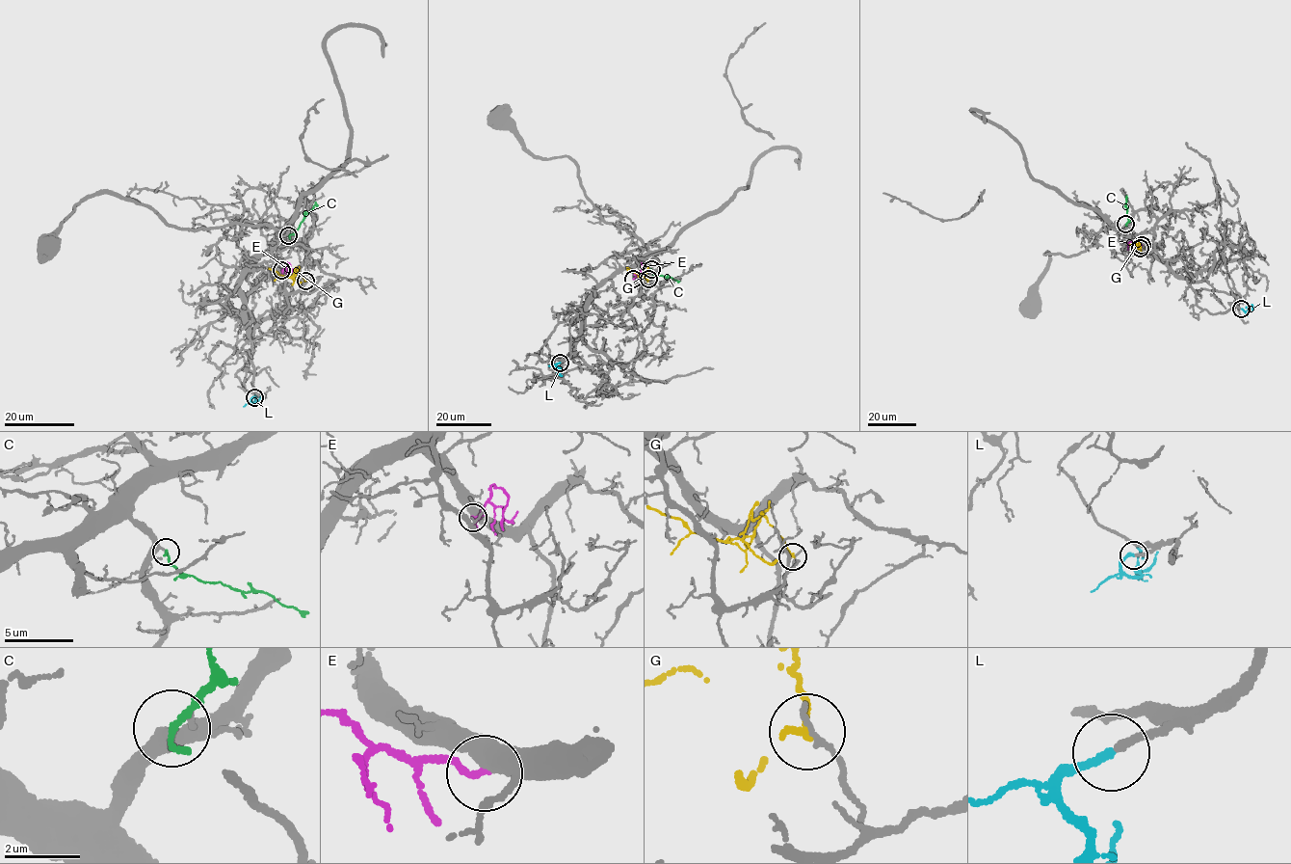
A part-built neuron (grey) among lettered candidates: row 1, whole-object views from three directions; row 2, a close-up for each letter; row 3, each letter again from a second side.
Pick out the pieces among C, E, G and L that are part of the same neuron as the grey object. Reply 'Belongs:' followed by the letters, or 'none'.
Belongs: C, L

